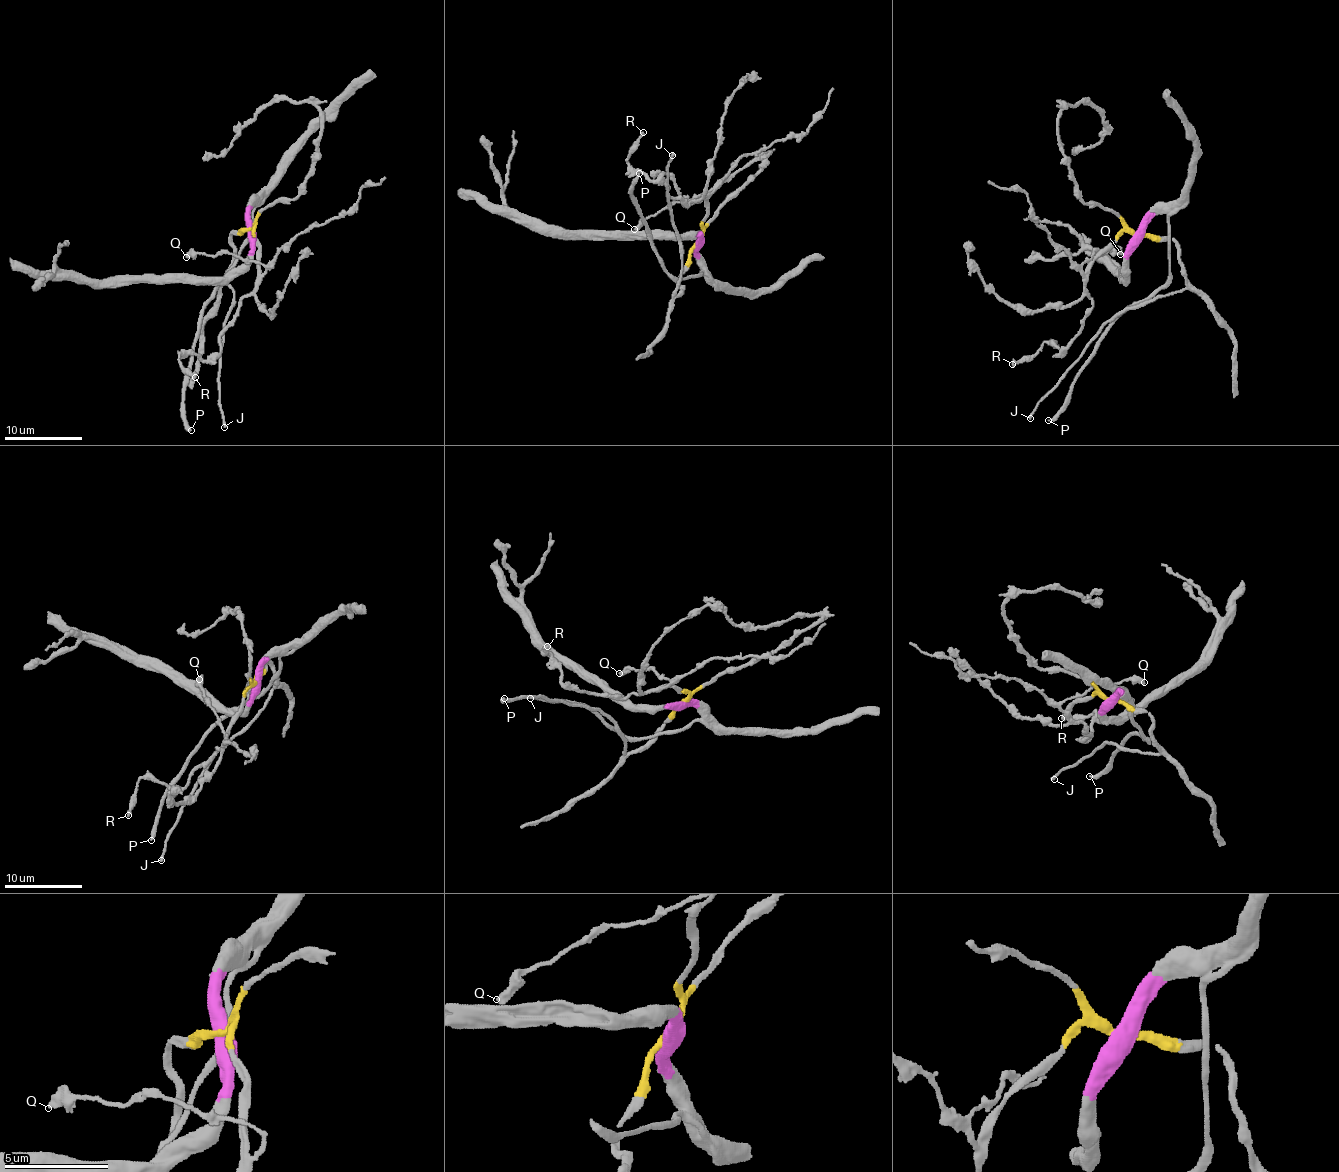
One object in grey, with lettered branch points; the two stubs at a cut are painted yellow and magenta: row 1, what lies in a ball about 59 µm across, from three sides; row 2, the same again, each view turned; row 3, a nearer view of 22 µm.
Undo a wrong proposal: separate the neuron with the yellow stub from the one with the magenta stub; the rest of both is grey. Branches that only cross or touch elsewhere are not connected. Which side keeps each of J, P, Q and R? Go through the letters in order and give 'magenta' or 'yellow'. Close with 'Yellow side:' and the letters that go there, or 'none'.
J: yellow
P: magenta
Q: yellow
R: yellow
Yellow side: J, Q, R

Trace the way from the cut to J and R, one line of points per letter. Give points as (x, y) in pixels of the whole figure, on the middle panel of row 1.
J: (697, 242), (678, 279), (682, 288), (674, 298), (682, 266), (666, 189), (666, 165), (672, 155)
R: (697, 242), (707, 199), (688, 205), (668, 194), (668, 186), (637, 173), (628, 161), (632, 145), (643, 132)

